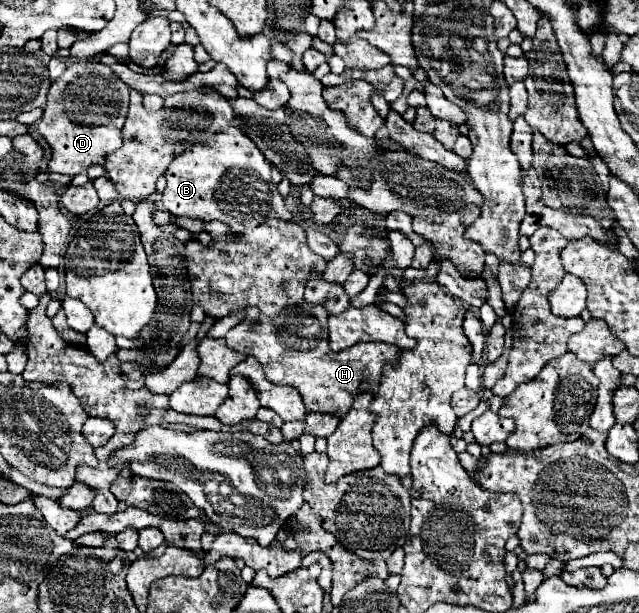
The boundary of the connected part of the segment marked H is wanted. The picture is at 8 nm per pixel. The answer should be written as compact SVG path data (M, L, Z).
M314 304L314 308L308 306L308 336L300 336L268 316L260 316L256 324L242 320L226 334L226 344L236 352L260 360L272 384L298 388L310 412L334 412L342 418L350 410L352 398L366 390L378 392L380 368L386 362L394 362L400 350L390 344L360 342L342 352L332 352L326 340L326 314L326 308L320 304Z

